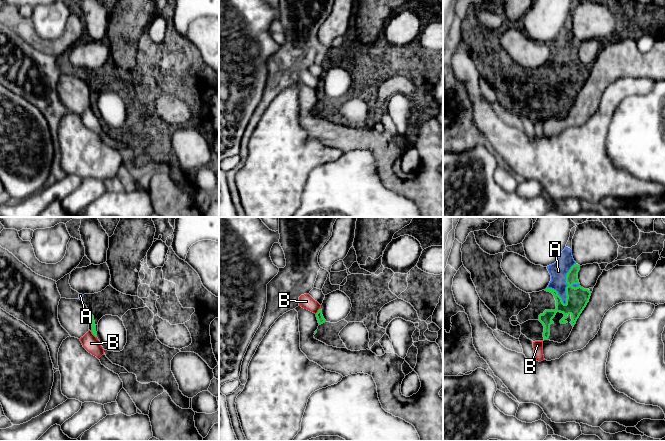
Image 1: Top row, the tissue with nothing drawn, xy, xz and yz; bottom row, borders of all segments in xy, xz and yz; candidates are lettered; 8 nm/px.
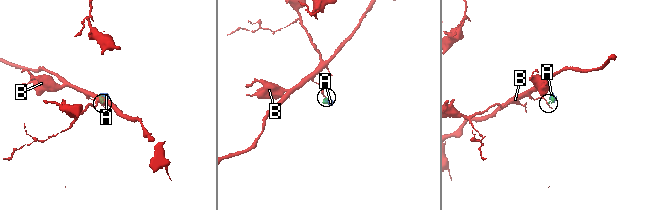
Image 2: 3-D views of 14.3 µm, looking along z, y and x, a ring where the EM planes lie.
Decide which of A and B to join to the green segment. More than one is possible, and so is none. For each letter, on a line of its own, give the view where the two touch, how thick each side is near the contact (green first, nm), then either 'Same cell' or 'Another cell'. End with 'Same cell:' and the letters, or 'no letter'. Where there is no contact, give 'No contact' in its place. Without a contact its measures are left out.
A: Touches green in yz. Thickness 180 nm (green) against 140 nm. Same cell
B: Touches green in xy. Thickness 40 nm (green) against 130 nm. Another cell
Same cell: A

